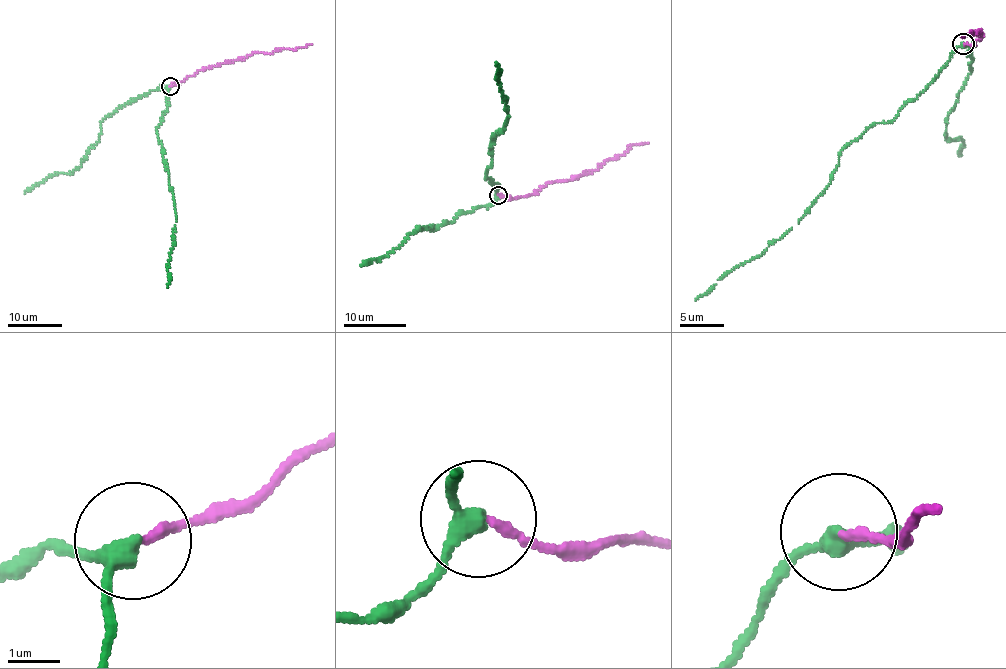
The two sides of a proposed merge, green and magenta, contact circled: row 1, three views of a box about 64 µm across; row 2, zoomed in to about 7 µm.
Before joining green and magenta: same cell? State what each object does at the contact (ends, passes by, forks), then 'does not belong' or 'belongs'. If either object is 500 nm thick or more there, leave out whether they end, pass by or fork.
green passes by; magenta ends; belongs

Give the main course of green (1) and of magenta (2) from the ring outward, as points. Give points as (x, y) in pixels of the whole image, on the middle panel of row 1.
1: (499, 195), (497, 186), (485, 177), (492, 164), (493, 134), (502, 131), (509, 116), (497, 63)
2: (499, 195), (533, 195), (548, 183), (570, 181), (596, 171), (631, 146), (647, 142)

